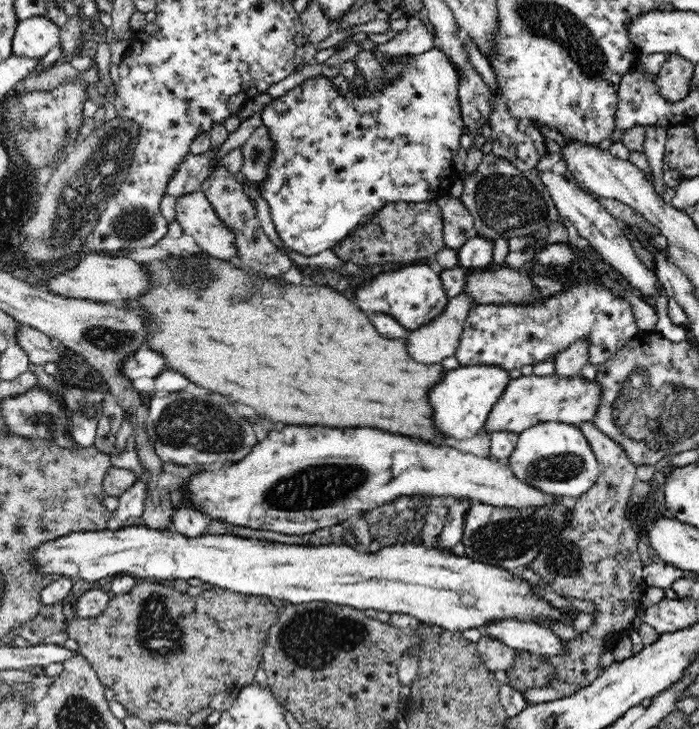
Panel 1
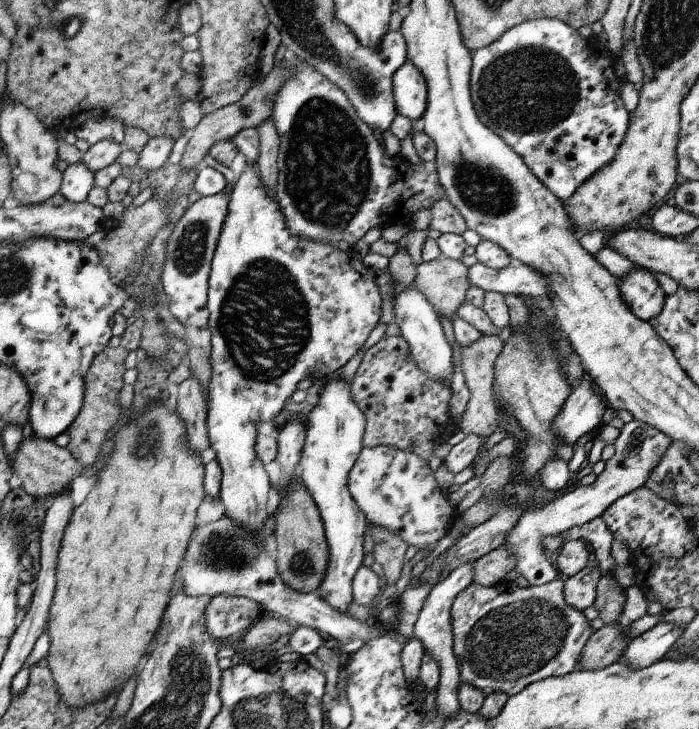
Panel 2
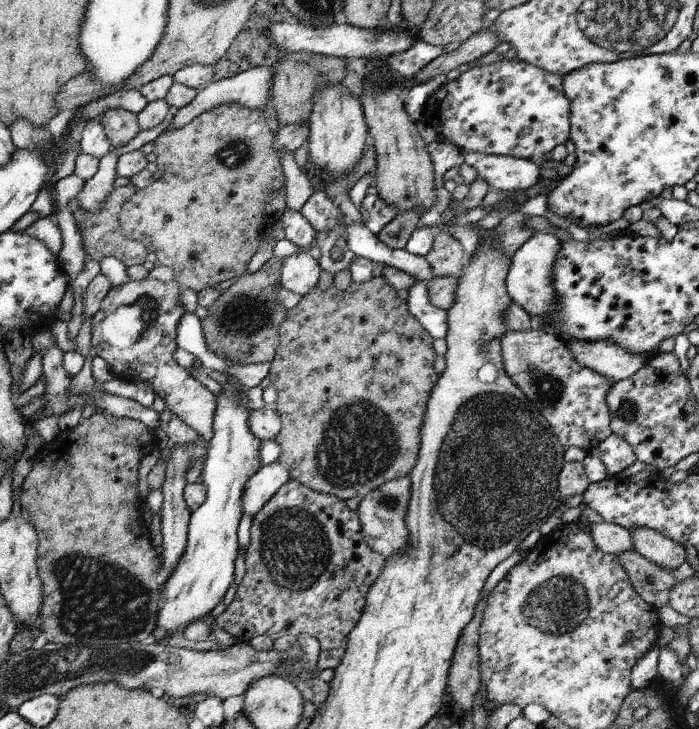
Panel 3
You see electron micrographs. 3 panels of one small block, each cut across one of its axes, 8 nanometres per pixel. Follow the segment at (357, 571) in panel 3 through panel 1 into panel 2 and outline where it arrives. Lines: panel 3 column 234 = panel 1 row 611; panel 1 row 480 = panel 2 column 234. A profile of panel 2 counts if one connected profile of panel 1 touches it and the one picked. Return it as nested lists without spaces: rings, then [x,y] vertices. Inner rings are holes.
[[[216,595],[205,612],[206,628],[215,639],[239,637],[256,622],[258,613],[254,599]]]

